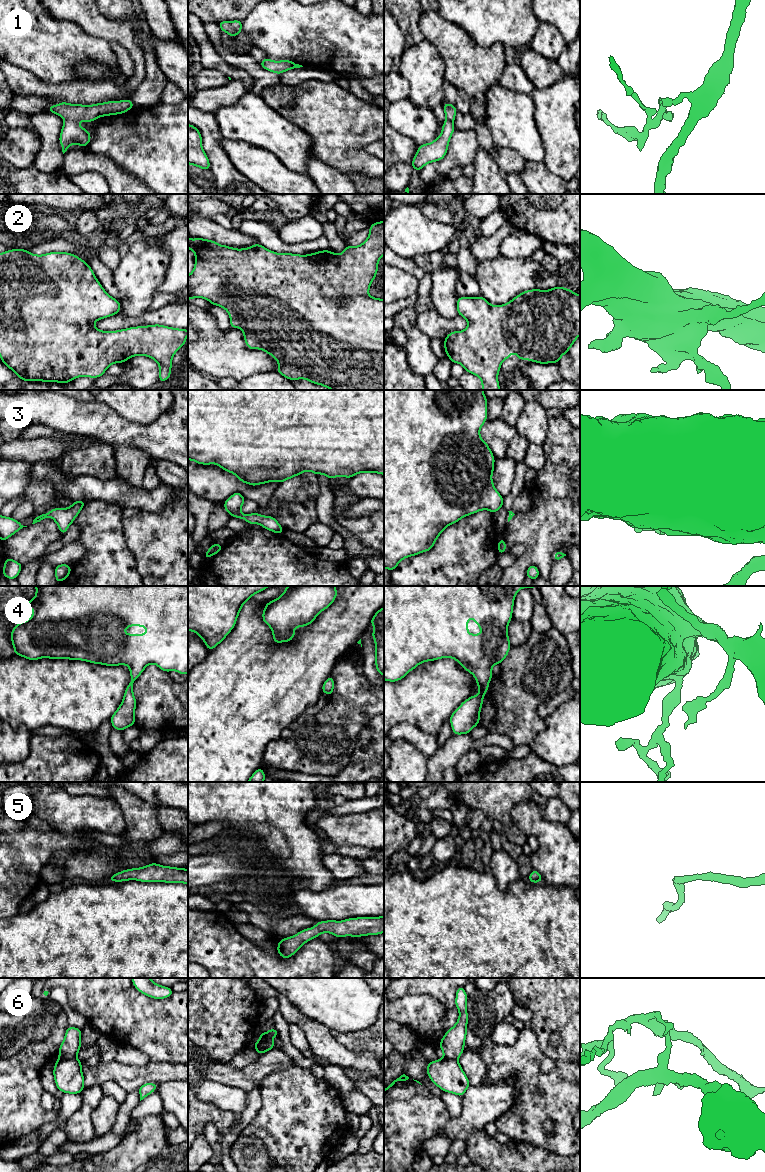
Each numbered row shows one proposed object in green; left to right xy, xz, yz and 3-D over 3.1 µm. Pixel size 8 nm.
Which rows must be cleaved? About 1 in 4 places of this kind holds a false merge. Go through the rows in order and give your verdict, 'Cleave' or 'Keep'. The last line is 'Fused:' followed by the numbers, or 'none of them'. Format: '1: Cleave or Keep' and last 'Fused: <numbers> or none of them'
1: Cleave
2: Keep
3: Keep
4: Keep
5: Keep
6: Cleave
Fused: 1, 6

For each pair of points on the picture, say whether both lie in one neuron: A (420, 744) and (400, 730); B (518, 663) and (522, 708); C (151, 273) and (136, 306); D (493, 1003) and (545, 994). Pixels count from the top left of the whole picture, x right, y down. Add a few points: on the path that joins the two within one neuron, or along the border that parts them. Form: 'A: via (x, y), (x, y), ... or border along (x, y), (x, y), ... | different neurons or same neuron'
A: via (415, 739), (405, 731) | same neuron
B: via (519, 674), (519, 697) | same neuron
C: via (143, 281), (137, 287), (136, 298) | same neuron
D: border along (509, 988), (516, 1004) | different neurons

